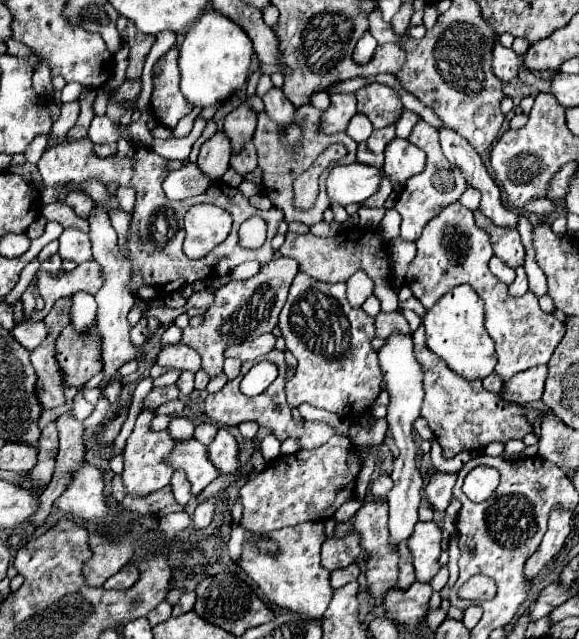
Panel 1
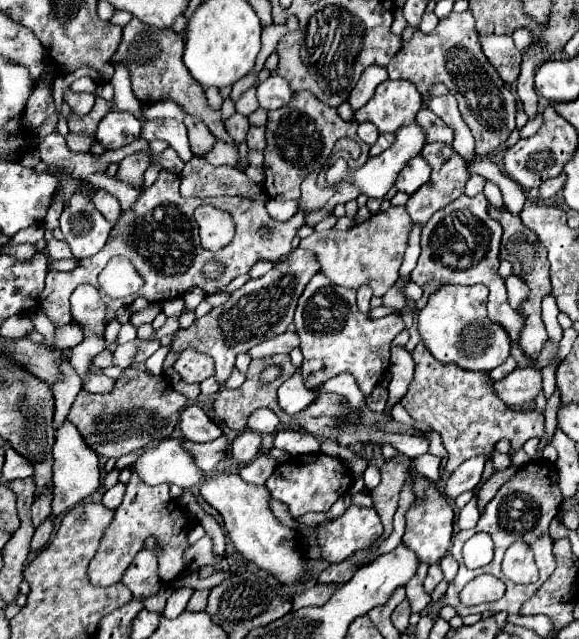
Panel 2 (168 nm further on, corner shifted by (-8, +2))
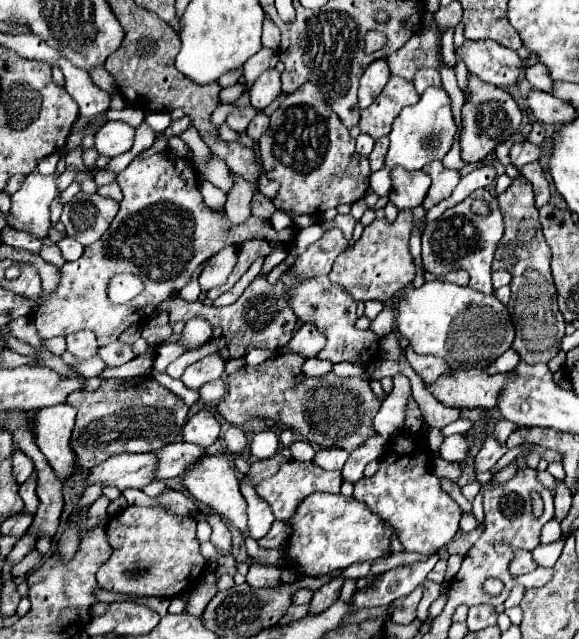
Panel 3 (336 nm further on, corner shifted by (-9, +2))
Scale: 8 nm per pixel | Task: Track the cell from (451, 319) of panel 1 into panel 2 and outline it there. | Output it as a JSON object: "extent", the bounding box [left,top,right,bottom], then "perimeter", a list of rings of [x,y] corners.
{"extent":[418,285,510,371],"perimeter":[[[444,285],[418,315],[418,331],[428,351],[442,363],[454,363],[466,371],[492,371],[510,355],[508,333],[486,317],[486,285]]]}

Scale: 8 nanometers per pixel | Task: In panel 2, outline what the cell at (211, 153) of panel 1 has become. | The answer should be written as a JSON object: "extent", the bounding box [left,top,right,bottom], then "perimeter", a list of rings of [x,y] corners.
{"extent":[226,113,250,147],"perimeter":[[[234,113],[234,115],[226,121],[226,131],[228,131],[228,135],[232,137],[232,141],[234,141],[236,147],[246,139],[248,127],[250,127],[250,125],[248,125],[248,119],[246,119],[244,115],[240,115],[240,113]]]}

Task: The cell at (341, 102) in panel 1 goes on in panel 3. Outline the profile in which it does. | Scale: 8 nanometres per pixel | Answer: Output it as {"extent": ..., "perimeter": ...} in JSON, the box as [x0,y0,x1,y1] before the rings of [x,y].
{"extent":[359,59,389,109],"perimeter":[[[379,59],[379,61],[373,61],[363,77],[361,77],[361,85],[359,85],[359,107],[365,109],[369,107],[375,97],[383,91],[383,87],[387,85],[389,81],[389,67],[387,67],[387,61],[385,59]]]}

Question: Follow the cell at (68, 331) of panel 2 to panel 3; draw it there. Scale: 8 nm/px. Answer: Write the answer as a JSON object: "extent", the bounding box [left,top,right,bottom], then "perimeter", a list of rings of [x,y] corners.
{"extent":[67,331,99,359],"perimeter":[[[77,331],[67,337],[67,351],[77,359],[89,359],[97,353],[99,345],[91,331]]]}

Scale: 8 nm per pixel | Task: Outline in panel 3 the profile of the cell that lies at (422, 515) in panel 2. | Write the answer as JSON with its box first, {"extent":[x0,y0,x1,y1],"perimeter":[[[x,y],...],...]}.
{"extent":[353,433,461,556],"perimeter":[[[399,433],[391,439],[387,453],[379,461],[379,471],[373,477],[363,477],[355,483],[353,497],[365,501],[369,509],[385,523],[395,527],[395,533],[405,551],[431,556],[447,545],[461,521],[461,507],[441,489],[441,481],[431,473],[431,451],[423,435]]]}

